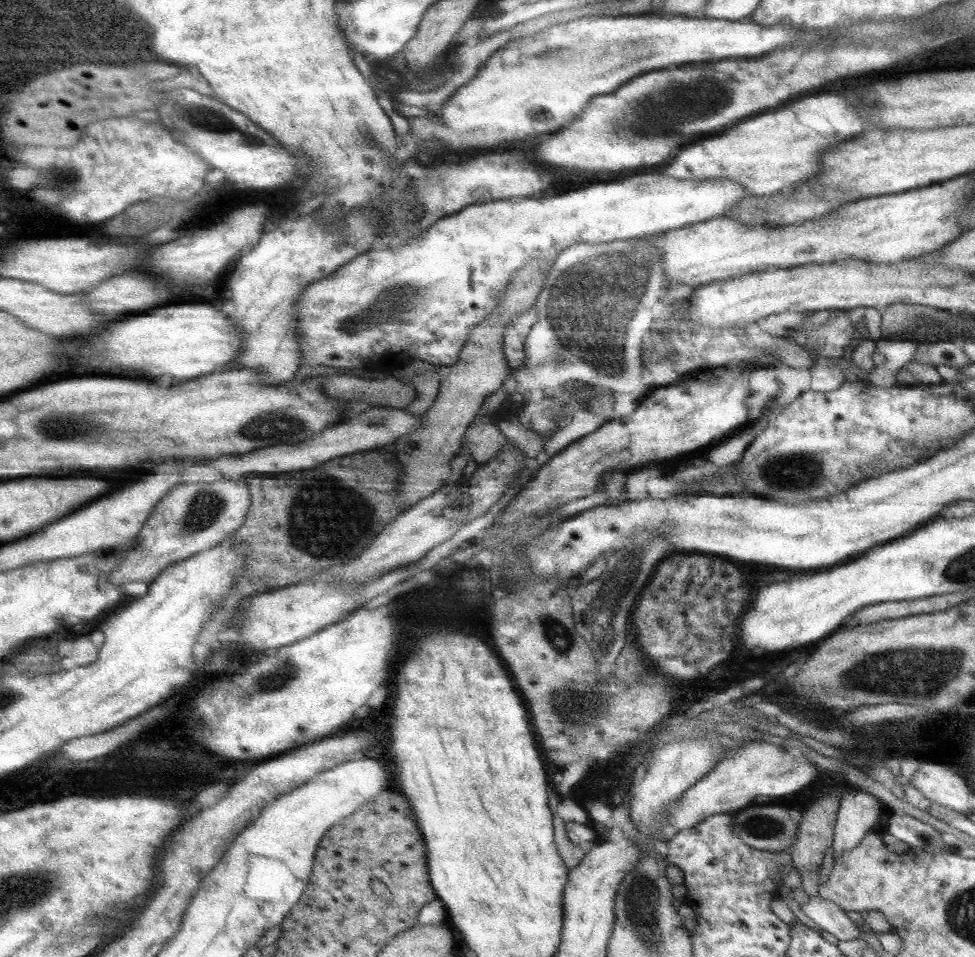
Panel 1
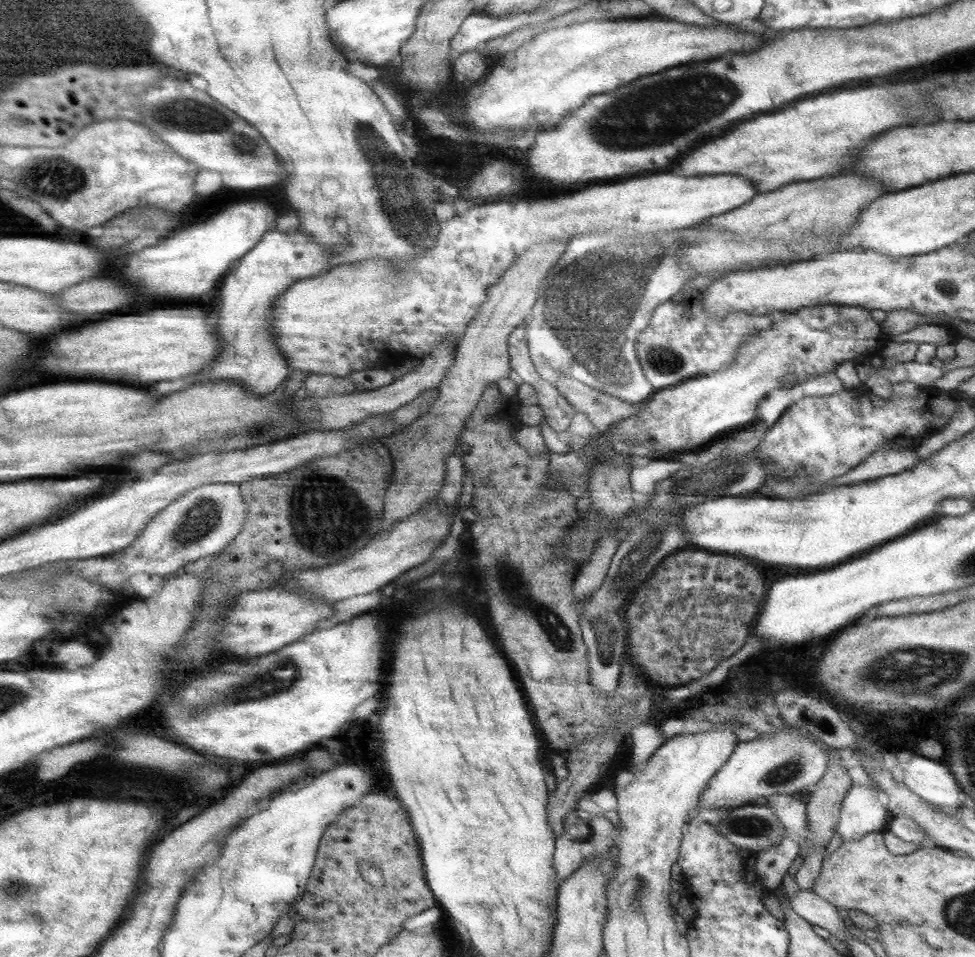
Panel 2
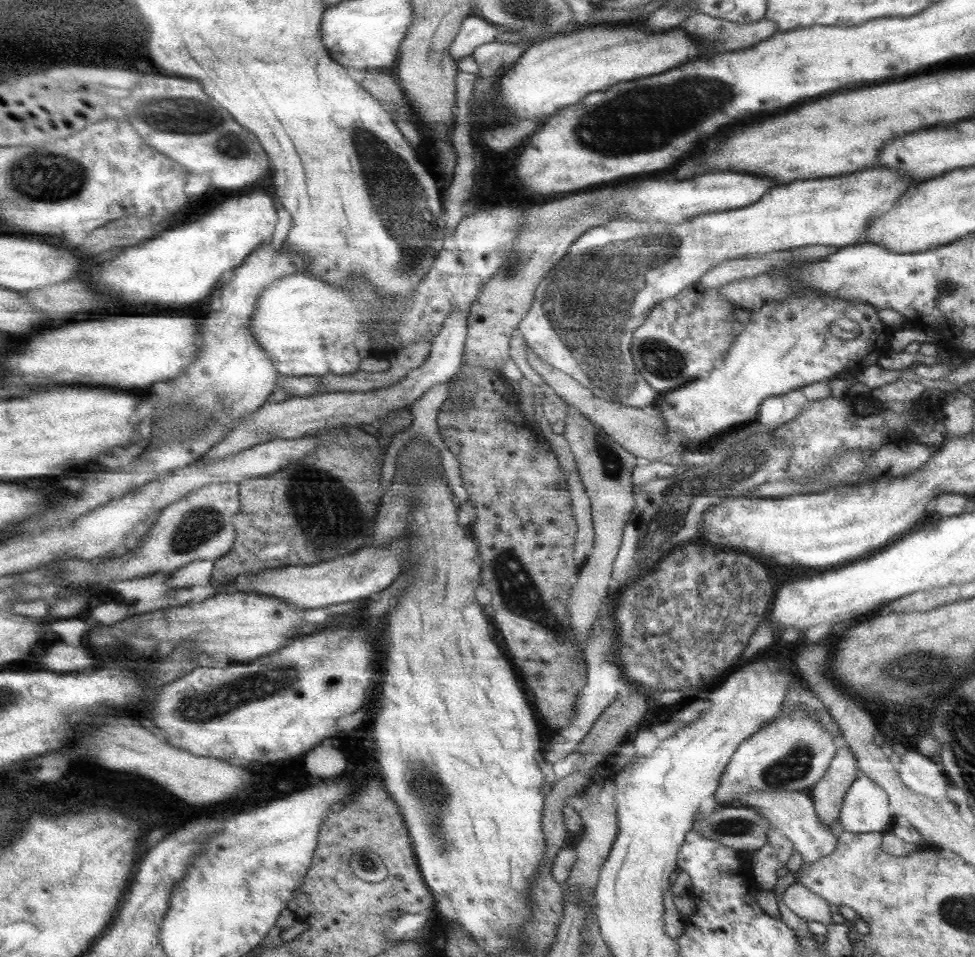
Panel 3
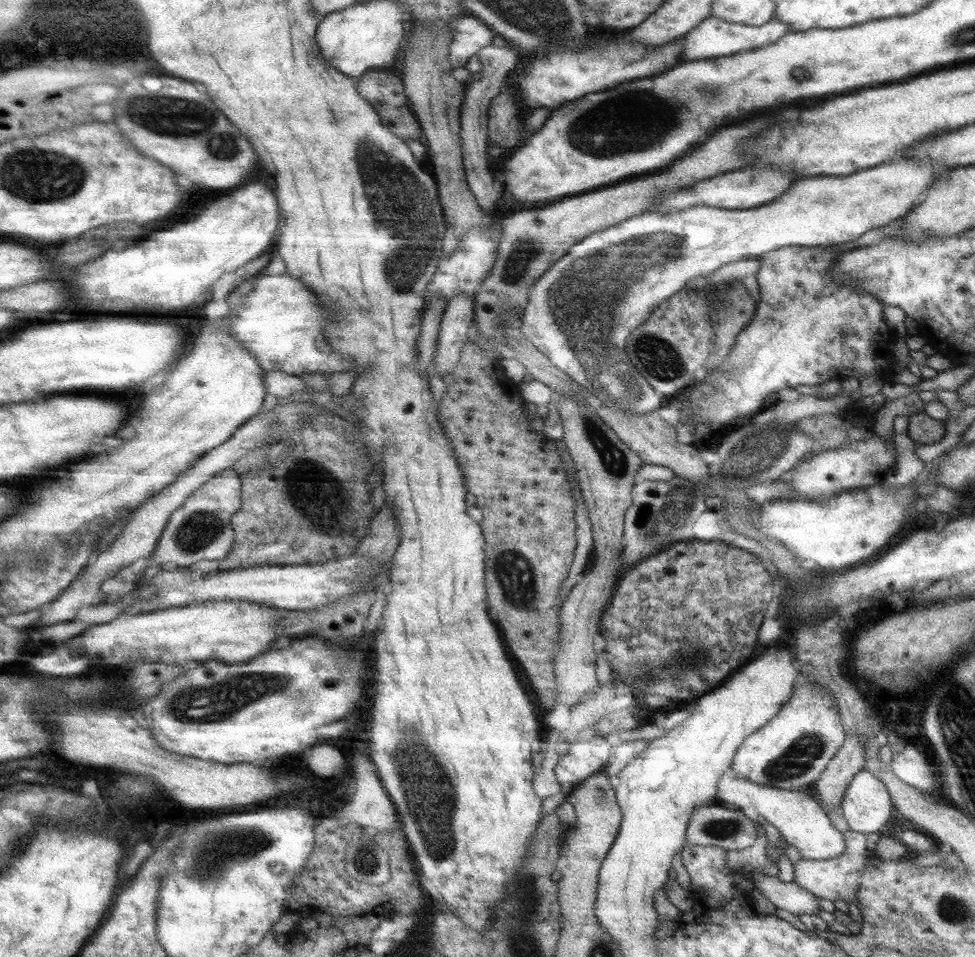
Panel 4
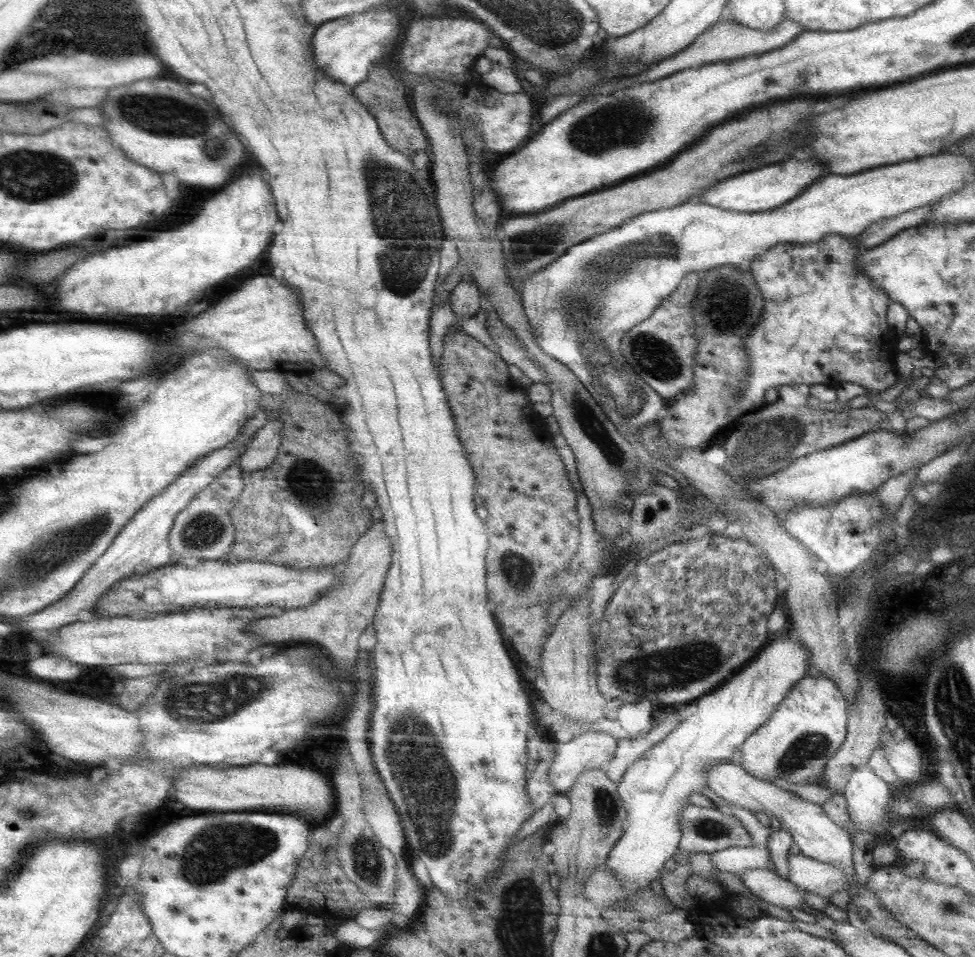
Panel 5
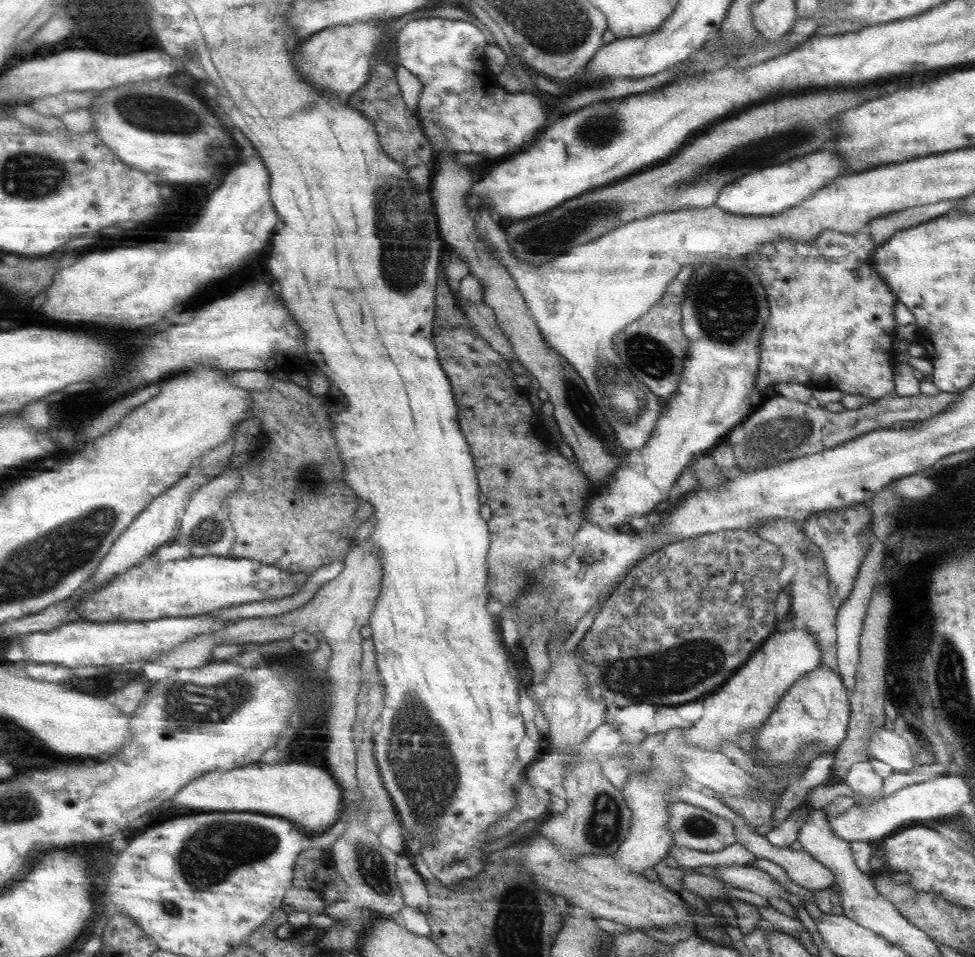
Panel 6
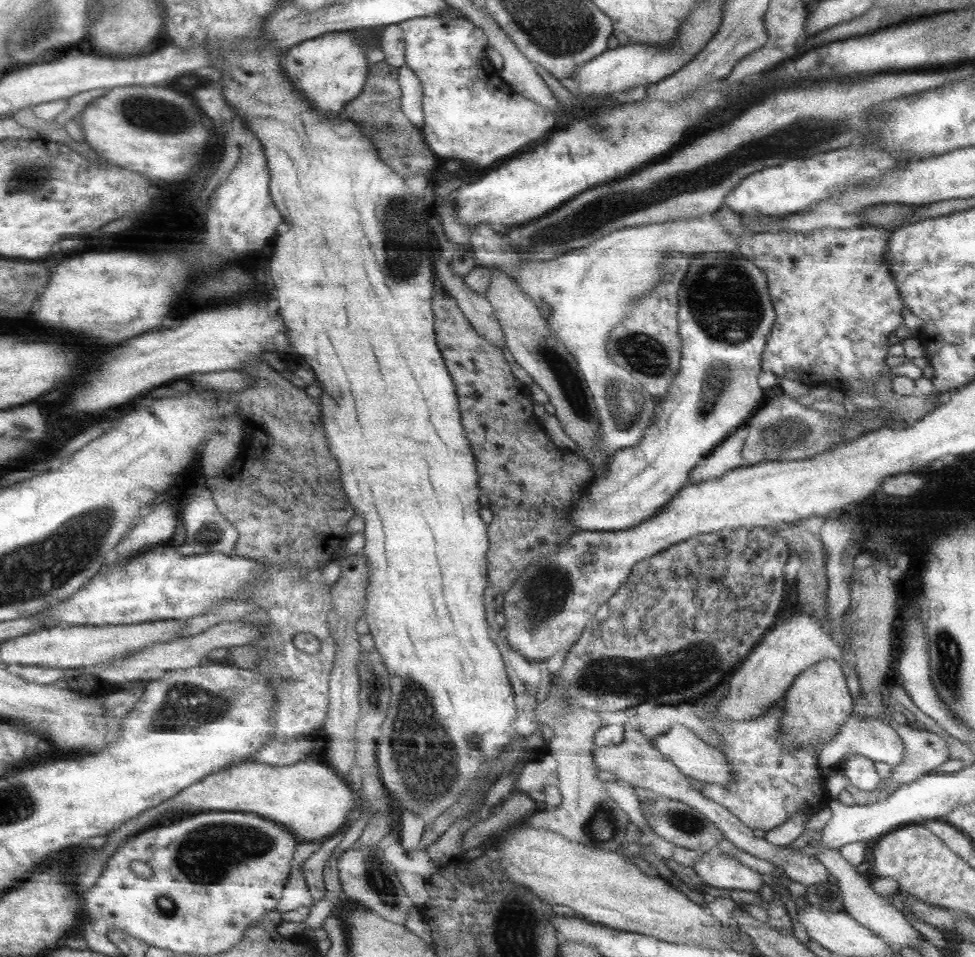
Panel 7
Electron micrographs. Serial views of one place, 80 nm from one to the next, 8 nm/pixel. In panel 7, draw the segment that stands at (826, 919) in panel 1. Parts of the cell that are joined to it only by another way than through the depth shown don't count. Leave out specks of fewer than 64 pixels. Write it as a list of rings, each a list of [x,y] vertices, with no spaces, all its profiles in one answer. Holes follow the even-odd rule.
[[[716,850],[703,852],[702,856],[689,867],[697,873],[697,876],[699,876],[707,886],[733,890],[747,890],[755,893],[763,886],[761,875],[756,870],[741,864],[735,858],[726,857],[725,854],[720,855]]]

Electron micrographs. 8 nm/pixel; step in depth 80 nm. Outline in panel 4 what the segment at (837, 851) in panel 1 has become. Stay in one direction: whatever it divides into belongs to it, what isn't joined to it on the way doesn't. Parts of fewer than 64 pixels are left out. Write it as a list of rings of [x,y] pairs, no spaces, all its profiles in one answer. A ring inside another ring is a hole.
[[[865,768],[853,775],[840,804],[848,830],[861,833],[887,831],[891,806],[885,785]]]

